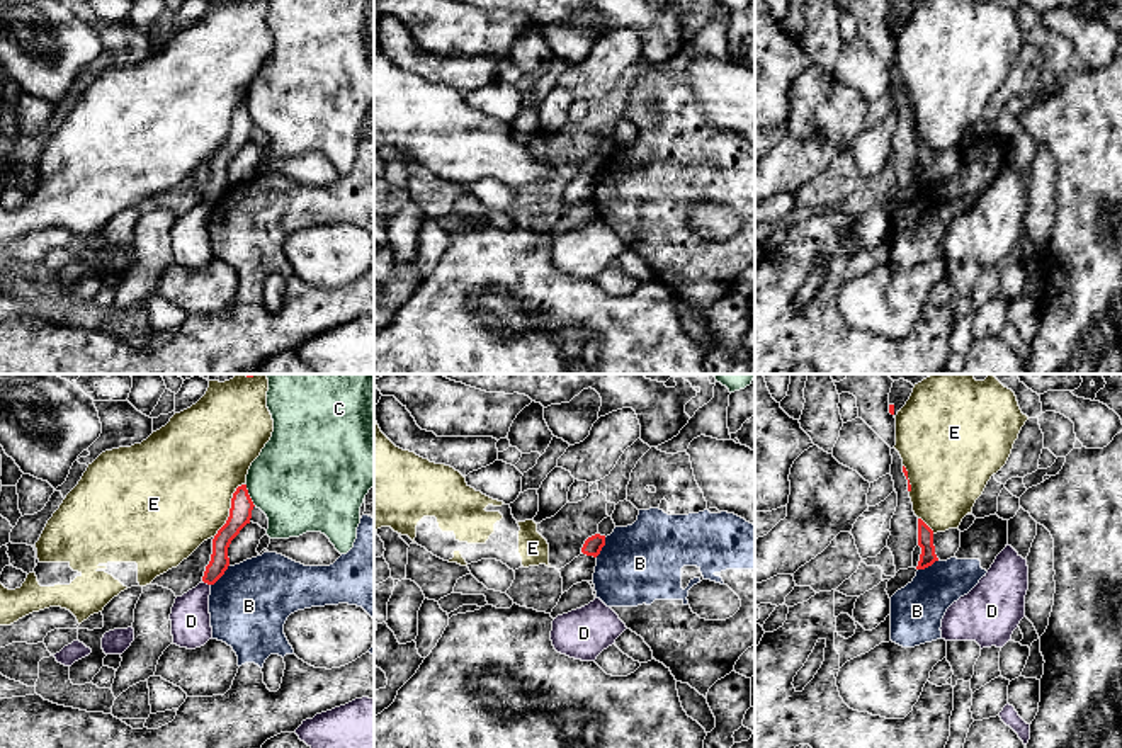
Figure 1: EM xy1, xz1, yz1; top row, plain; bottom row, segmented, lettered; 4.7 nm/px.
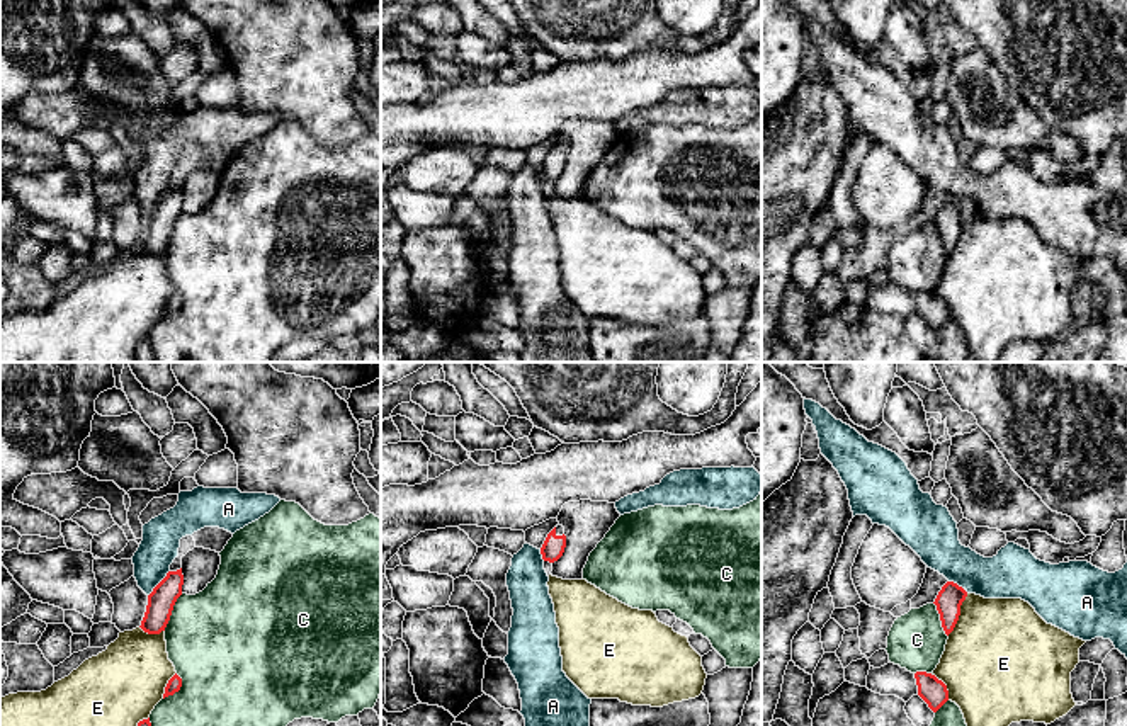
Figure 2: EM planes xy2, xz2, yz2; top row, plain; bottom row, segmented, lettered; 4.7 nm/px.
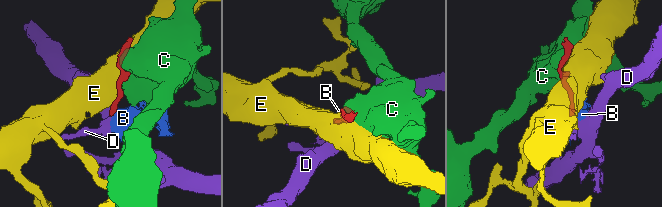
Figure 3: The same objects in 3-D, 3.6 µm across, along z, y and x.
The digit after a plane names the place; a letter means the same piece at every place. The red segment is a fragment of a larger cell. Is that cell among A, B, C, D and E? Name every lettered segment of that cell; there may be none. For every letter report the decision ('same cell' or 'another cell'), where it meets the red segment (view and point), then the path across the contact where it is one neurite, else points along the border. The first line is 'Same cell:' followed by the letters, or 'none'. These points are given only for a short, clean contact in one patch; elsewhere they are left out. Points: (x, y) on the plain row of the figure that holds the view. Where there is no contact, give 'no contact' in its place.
Same cell: none
A: another cell; contact xy2 (158, 203); border xy2 (169, 189), (148, 215)
B: another cell; contact xy1 (221, 194); border xy1 (228, 184), (211, 204)
C: another cell; contact xy2 (170, 232)
D: another cell; contact xy1 (206, 201); border xy1 (203, 199), (209, 204)
E: another cell; contact xy1 (230, 128)

